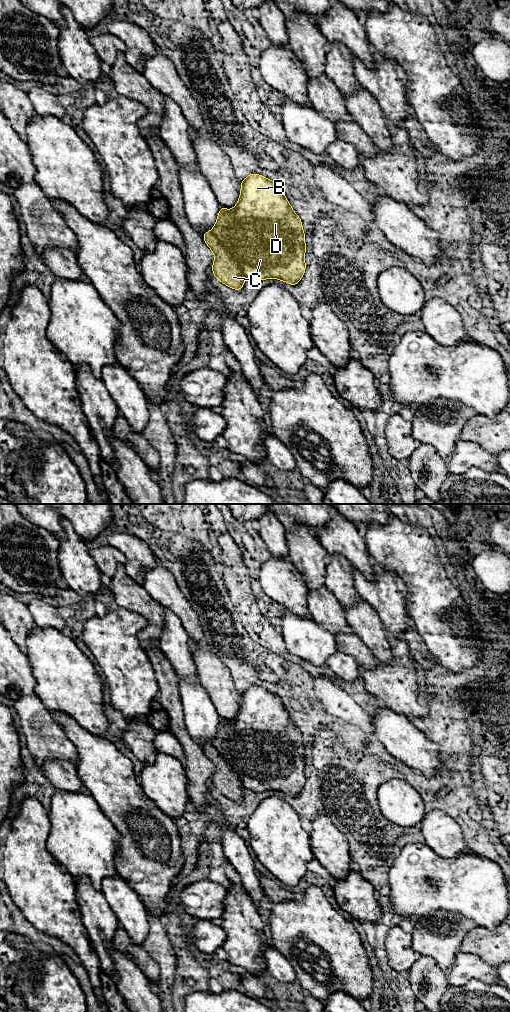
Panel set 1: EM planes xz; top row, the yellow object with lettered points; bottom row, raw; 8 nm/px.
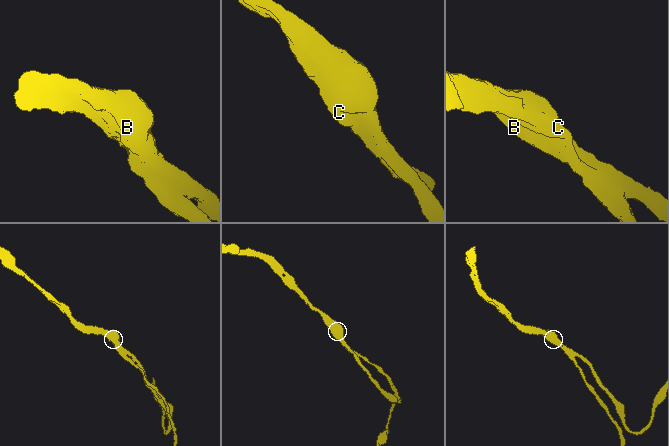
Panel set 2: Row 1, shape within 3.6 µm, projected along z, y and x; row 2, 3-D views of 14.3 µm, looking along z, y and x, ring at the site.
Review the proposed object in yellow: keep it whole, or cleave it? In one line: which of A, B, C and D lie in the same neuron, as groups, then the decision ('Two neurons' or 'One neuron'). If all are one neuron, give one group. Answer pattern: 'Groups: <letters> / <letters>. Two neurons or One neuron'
Groups: A B C D. One neuron

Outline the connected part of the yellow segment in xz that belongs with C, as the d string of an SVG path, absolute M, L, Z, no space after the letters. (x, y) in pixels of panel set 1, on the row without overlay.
M250 686L241 694L241 704L236 718L227 722L220 718L217 734L211 744L202 747L215 766L212 776L214 789L234 802L242 802L246 789L254 792L275 790L294 798L299 795L305 782L305 746L301 731L294 725L281 699L259 686Z

